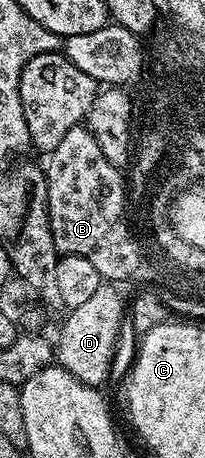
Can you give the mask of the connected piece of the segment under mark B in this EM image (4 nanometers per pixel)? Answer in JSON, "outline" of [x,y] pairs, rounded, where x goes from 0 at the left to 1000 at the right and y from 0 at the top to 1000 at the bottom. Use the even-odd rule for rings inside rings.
{"outline":[[[400,271],[351,277],[229,345],[244,345],[215,356],[229,476],[288,557],[410,559],[537,620],[649,609],[683,576],[683,550],[678,531],[634,522],[634,493],[615,487],[624,413],[600,373],[507,343]]]}

